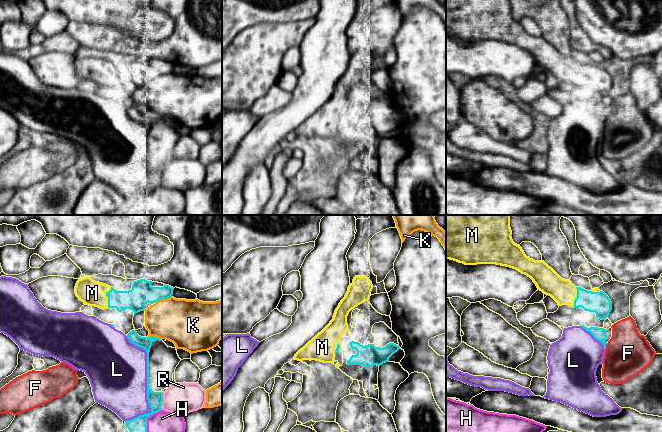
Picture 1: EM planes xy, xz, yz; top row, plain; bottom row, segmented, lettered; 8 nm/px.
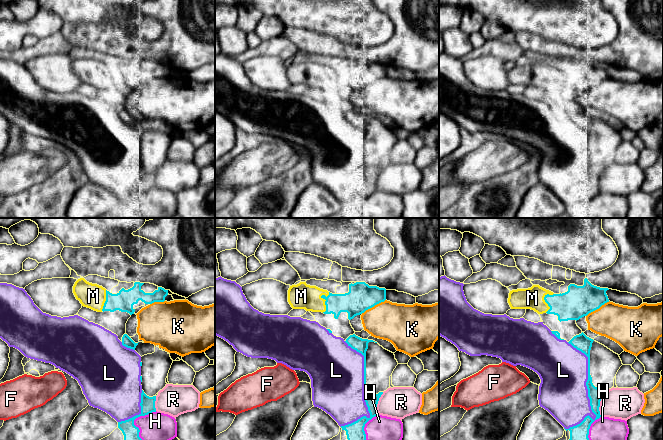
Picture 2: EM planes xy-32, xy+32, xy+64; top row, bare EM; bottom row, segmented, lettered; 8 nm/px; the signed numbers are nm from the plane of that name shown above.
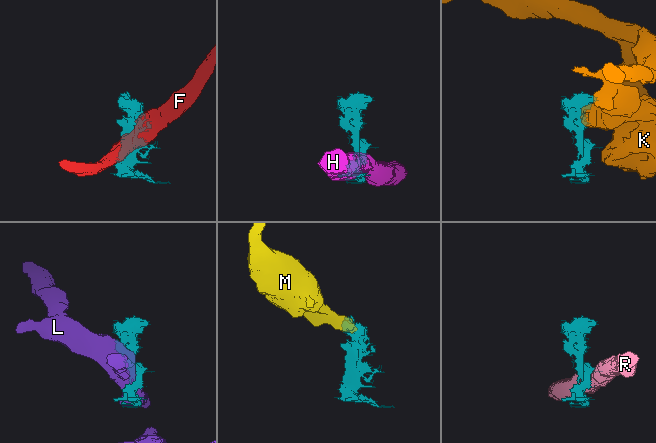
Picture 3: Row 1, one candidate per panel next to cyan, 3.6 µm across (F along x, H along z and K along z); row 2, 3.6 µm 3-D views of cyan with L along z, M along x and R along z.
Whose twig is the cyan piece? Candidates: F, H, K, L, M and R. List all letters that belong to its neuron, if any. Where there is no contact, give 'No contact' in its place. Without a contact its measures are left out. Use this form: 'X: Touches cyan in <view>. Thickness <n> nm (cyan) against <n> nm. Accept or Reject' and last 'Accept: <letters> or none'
F: Touches cyan in yz. Thickness 100 nm (cyan) against 360 nm. Reject
H: Touches cyan in xy. Thickness 140 nm (cyan) against 280 nm. Reject
K: Touches cyan in xy. Thickness 180 nm (cyan) against 360 nm. Reject
L: Touches cyan in xy. Thickness 120 nm (cyan) against 460 nm. Reject
M: Touches cyan in xy. Thickness 180 nm (cyan) against 200 nm. Accept
R: Touches cyan in xy. Thickness 120 nm (cyan) against 260 nm. Reject
Accept: M

